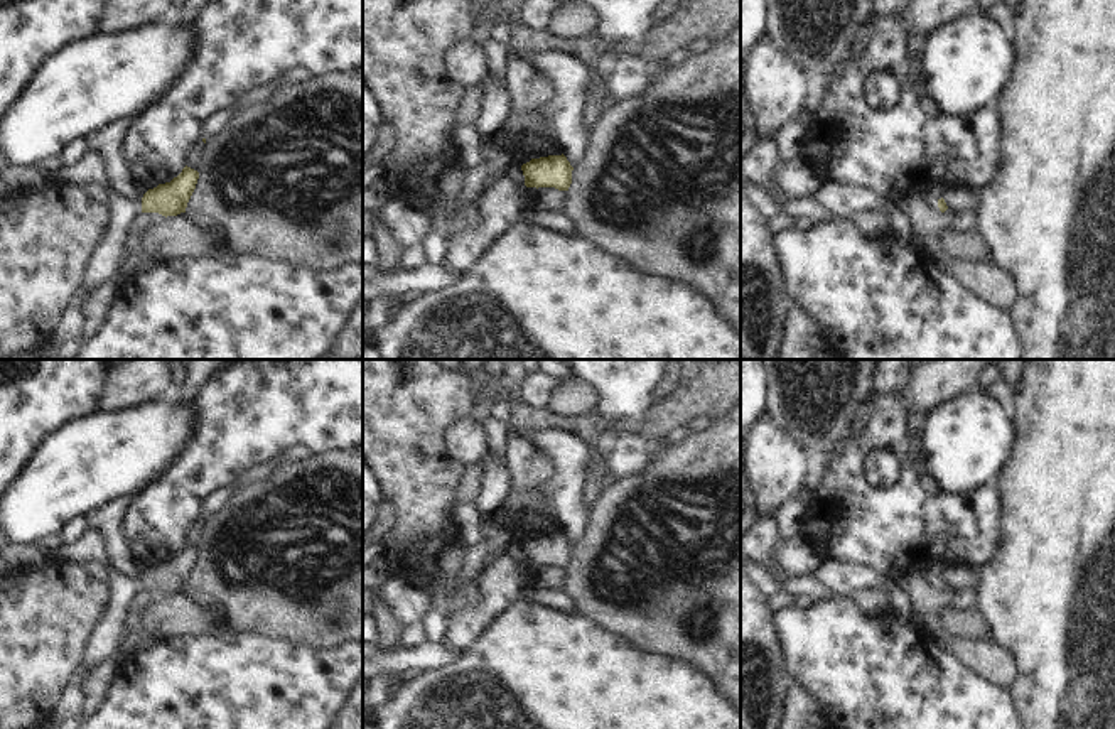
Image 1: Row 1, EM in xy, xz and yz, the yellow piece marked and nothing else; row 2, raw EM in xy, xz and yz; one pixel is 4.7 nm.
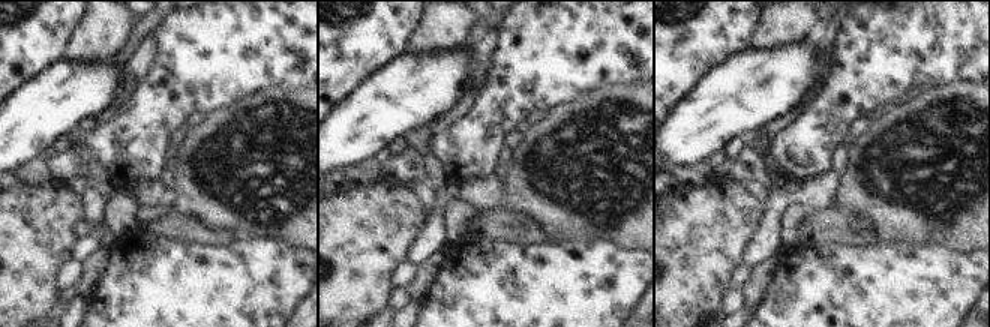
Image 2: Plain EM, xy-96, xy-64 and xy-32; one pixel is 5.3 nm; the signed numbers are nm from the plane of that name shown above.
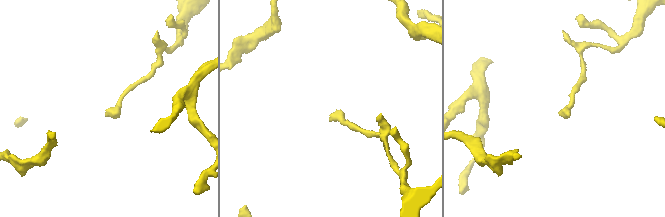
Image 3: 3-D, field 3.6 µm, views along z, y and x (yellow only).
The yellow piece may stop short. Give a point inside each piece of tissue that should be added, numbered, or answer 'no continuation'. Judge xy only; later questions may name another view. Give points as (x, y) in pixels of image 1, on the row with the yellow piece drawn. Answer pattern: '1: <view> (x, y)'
1: xy (112, 253).

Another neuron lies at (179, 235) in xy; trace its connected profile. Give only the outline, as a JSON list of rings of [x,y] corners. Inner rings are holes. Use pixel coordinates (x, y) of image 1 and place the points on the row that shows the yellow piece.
[[[187,213],[167,216],[145,235],[143,245],[157,263],[170,263],[179,256],[218,258],[231,253],[228,231],[202,230]]]

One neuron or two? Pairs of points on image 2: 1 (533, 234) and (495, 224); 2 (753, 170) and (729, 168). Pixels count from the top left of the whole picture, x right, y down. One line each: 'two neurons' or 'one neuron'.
1: one neuron
2: one neuron

